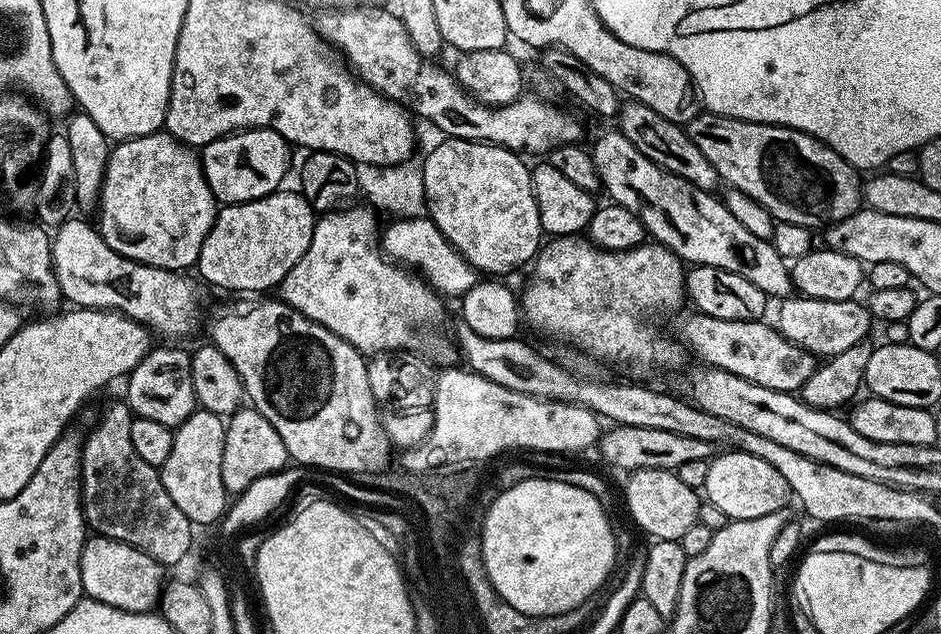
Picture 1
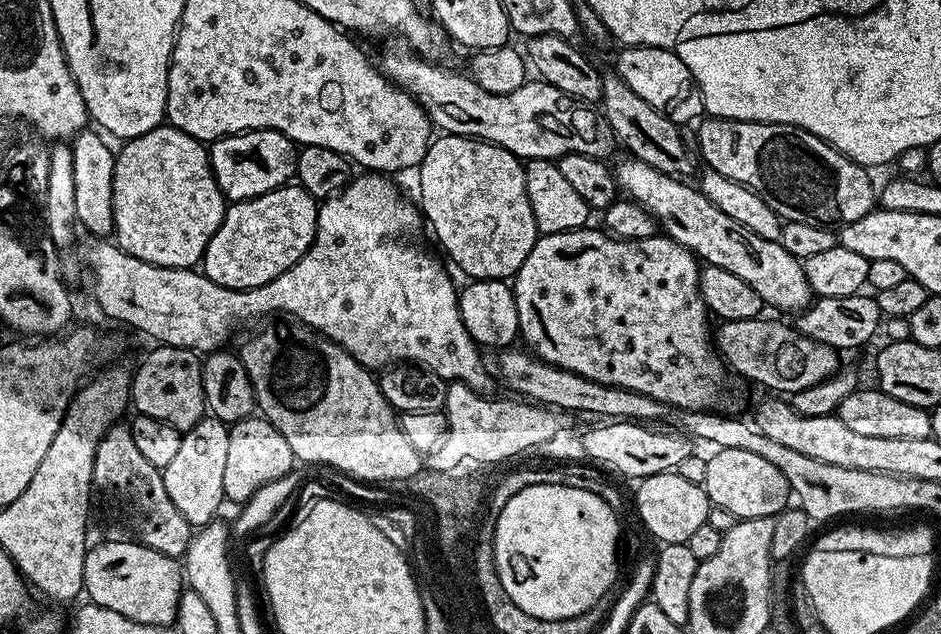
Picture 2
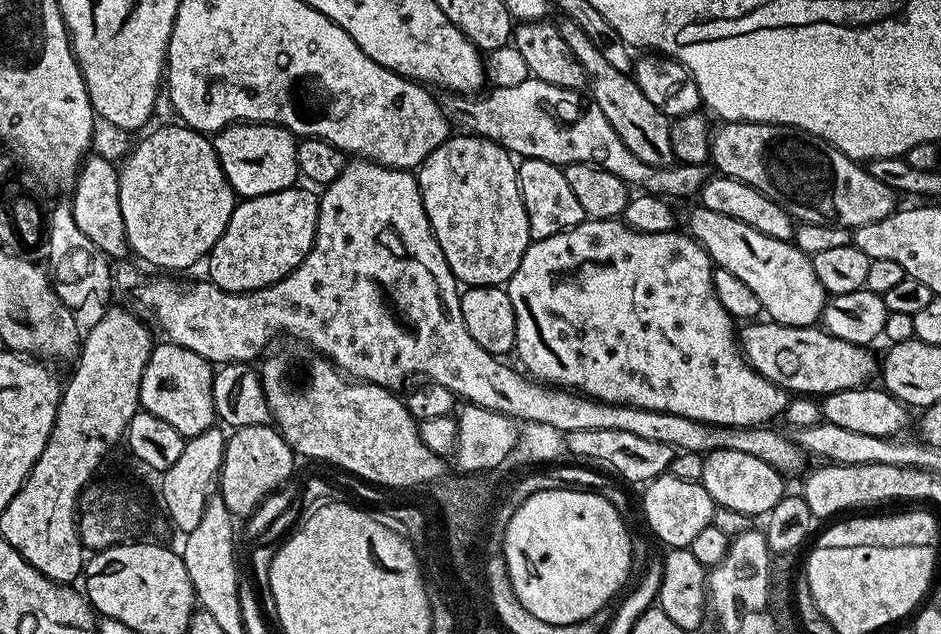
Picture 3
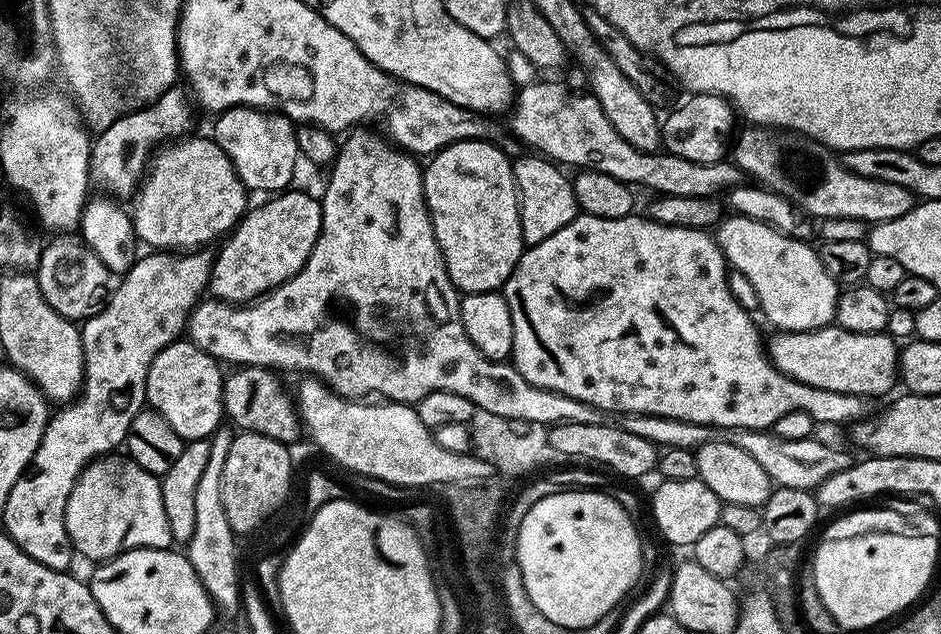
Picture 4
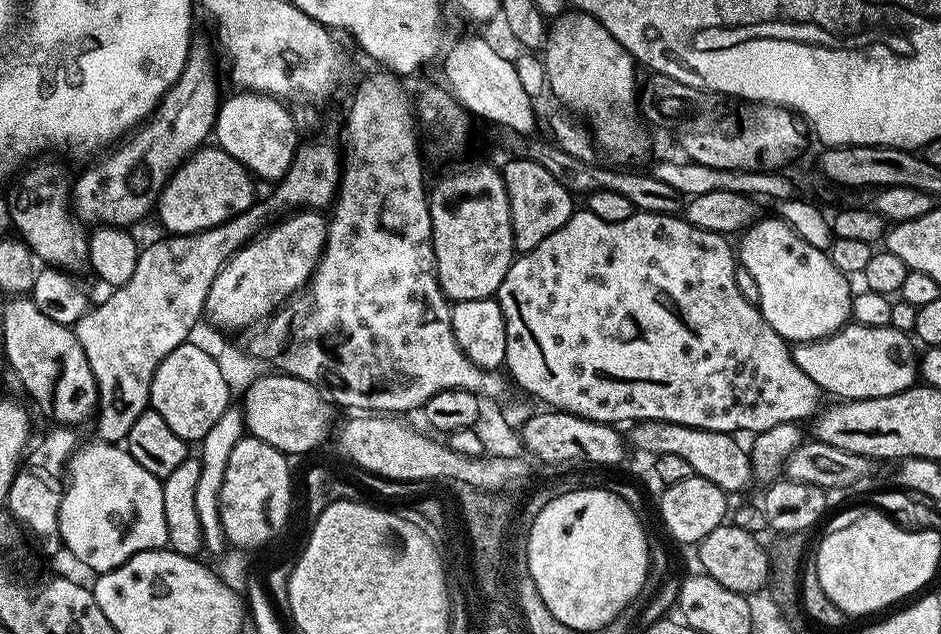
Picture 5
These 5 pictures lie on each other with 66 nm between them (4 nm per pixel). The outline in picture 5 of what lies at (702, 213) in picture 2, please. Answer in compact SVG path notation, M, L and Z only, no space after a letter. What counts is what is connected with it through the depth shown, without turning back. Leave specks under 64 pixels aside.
M757 219L739 237L740 248L738 244L739 267L750 270L758 286L758 307L764 320L782 339L796 344L833 336L852 315L854 288L848 285L849 277L834 266L827 251L810 246L787 221L773 219Z

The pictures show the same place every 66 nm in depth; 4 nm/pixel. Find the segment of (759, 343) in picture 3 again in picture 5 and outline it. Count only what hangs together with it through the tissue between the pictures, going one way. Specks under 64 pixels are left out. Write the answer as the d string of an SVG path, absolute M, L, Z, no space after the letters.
M849 322L843 328L838 329L833 336L827 336L821 340L808 340L804 344L796 344L791 351L798 370L803 370L819 386L821 392L843 402L846 400L886 398L890 394L898 394L902 390L913 387L918 380L918 348L916 352L915 347L917 348L917 345L914 343L913 337L897 328L891 326L871 328Z

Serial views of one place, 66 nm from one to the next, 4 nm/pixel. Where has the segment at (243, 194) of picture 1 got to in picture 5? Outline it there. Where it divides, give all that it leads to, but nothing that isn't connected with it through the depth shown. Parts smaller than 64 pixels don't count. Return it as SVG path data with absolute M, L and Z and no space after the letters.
M233 91L233 96L223 101L216 115L215 143L230 158L247 168L253 177L278 182L288 173L298 147L298 133L288 104L261 92Z

